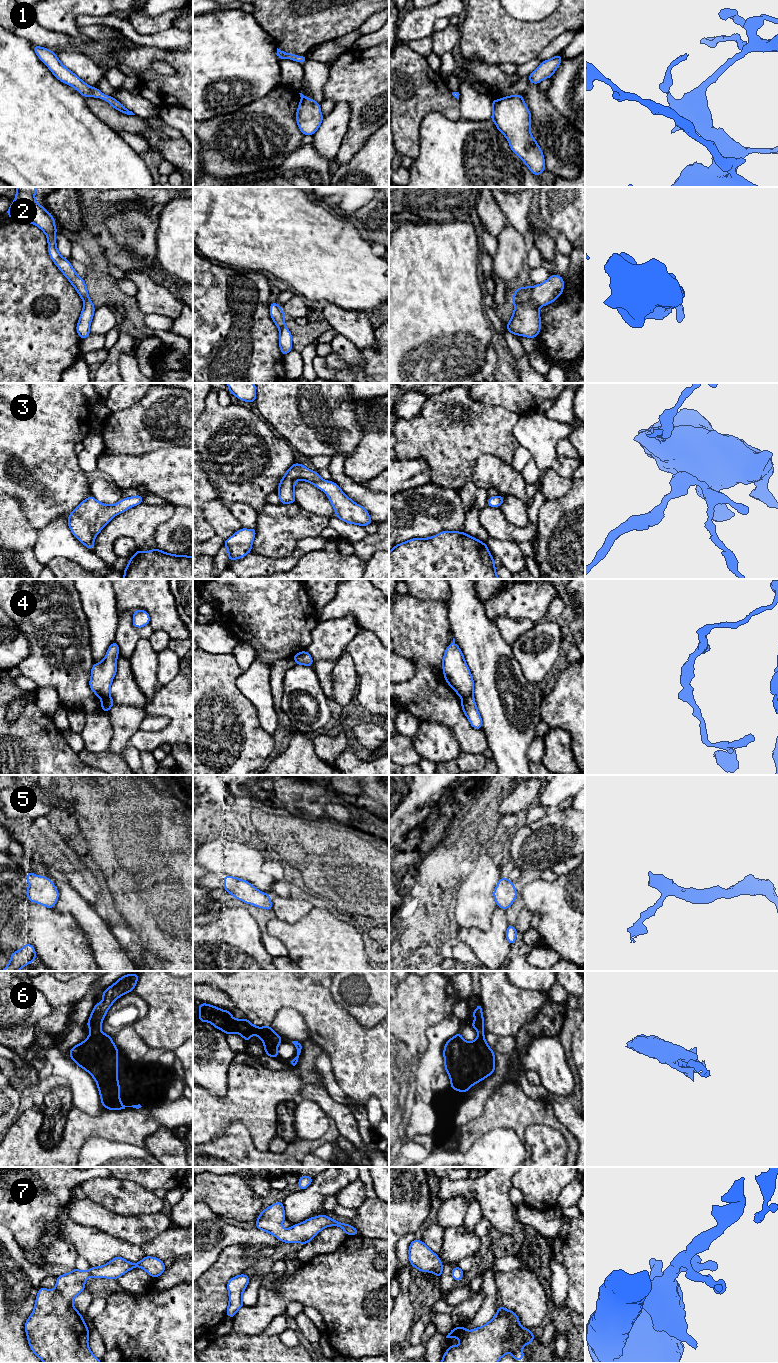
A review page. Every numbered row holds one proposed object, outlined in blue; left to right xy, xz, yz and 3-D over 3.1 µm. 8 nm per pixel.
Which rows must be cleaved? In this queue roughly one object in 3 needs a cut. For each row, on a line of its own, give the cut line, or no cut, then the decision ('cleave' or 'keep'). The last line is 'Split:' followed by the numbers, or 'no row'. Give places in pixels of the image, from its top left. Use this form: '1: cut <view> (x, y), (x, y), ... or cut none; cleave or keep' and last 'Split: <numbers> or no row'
1: cut none; keep
2: cut yz (533, 288), (530, 297), (525, 302), (515, 305); cleave
3: cut none; keep
4: cut yz (472, 694), (462, 699); cleave
5: cut none; keep
6: cut none; keep
7: cut none; keep
Split: 2, 4

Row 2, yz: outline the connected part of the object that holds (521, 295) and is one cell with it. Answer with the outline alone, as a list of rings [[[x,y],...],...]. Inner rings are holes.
[[[519,284],[518,289],[515,291],[513,297],[512,297],[512,302],[514,305],[522,305],[526,303],[529,298],[531,297],[533,288],[529,286],[525,286],[522,288]]]

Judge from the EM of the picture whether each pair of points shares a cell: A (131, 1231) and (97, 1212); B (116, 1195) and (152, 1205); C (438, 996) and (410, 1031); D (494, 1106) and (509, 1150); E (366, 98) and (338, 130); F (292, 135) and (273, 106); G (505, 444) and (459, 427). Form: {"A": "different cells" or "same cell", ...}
{"A": "same cell", "B": "same cell", "C": "same cell", "D": "different cells", "E": "different cells", "F": "same cell", "G": "same cell"}

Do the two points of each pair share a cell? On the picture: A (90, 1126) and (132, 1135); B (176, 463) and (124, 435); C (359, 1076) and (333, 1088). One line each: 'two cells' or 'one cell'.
A: one cell
B: two cells
C: two cells

